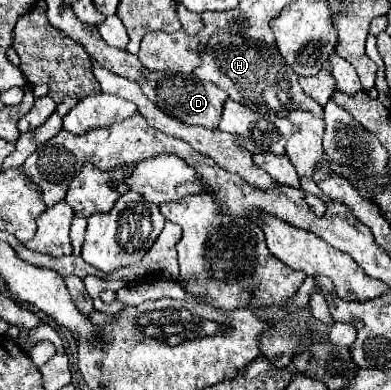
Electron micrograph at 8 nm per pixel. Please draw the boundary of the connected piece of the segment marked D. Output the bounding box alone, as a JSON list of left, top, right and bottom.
[141,71,227,129]

